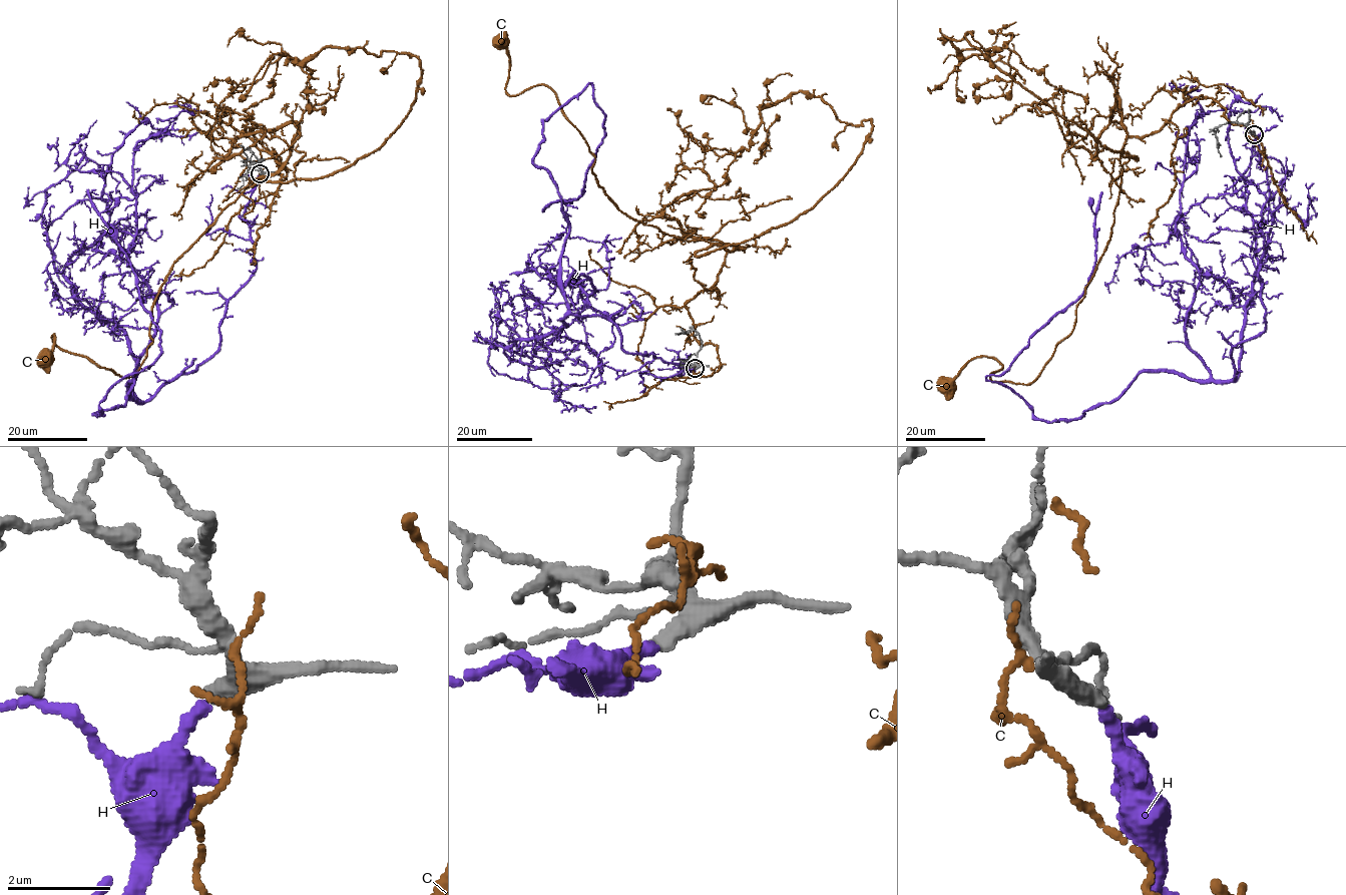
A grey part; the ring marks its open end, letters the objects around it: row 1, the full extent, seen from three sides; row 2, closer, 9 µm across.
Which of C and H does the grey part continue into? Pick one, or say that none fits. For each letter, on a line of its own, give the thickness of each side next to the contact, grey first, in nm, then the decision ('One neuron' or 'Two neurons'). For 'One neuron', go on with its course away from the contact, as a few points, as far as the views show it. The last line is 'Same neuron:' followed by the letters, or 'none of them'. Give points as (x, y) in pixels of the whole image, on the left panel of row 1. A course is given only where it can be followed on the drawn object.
C: Thickness 320 nm (grey) against 150 nm. Two neurons
H: Thickness 400 nm (grey) against 240 nm. One neuron. Its course: (260, 174), (256, 271), (218, 348), (144, 402), (129, 382), (103, 415), (160, 331), (86, 189)
Same neuron: H

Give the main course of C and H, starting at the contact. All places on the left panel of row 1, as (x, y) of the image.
C: (262, 170), (261, 197), (286, 168), (248, 127), (284, 163), (173, 264), (139, 370), (53, 335), (45, 363)
H: (260, 174), (256, 271), (218, 348), (144, 402), (129, 382), (103, 415), (160, 331), (86, 189)

